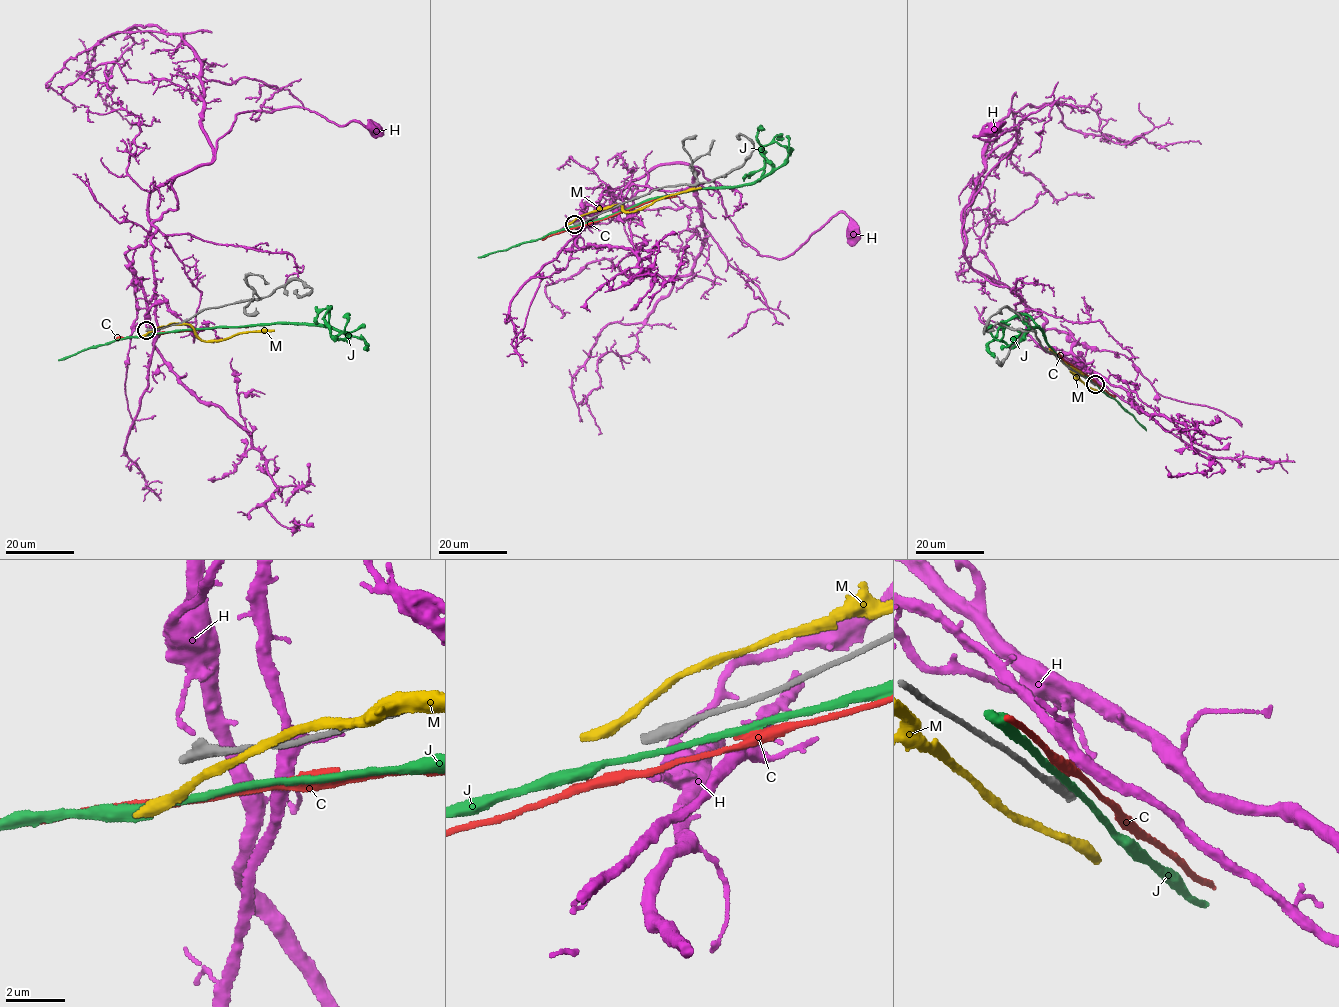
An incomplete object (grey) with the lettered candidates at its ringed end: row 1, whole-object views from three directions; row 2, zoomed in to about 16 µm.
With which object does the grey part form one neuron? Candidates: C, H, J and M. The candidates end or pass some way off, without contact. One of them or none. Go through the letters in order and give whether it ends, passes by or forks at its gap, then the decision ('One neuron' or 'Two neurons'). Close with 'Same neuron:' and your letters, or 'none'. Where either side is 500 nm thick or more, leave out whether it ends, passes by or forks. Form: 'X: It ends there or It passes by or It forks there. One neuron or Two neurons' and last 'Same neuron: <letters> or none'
C: It passes by. Two neurons
H: It ends there. Two neurons
J: It passes by. Two neurons
M: It passes by. Two neurons
Same neuron: none

